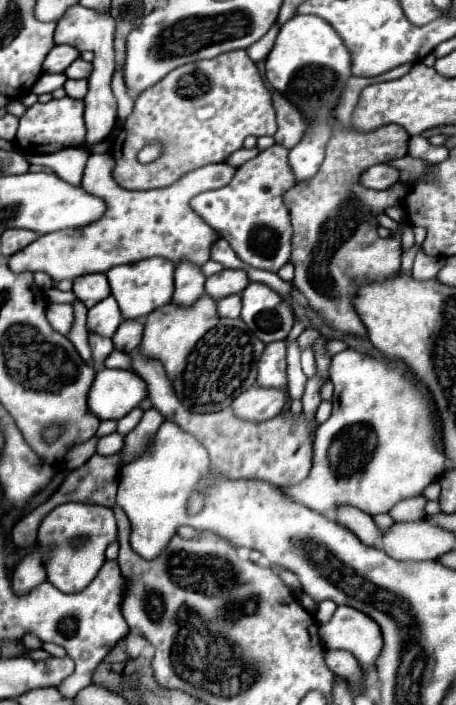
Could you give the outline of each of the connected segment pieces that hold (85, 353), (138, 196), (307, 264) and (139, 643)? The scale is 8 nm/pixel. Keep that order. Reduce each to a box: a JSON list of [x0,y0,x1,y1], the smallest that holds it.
[[67,299,91,363],[9,153,235,281],[283,65,411,337],[125,633,147,659]]

